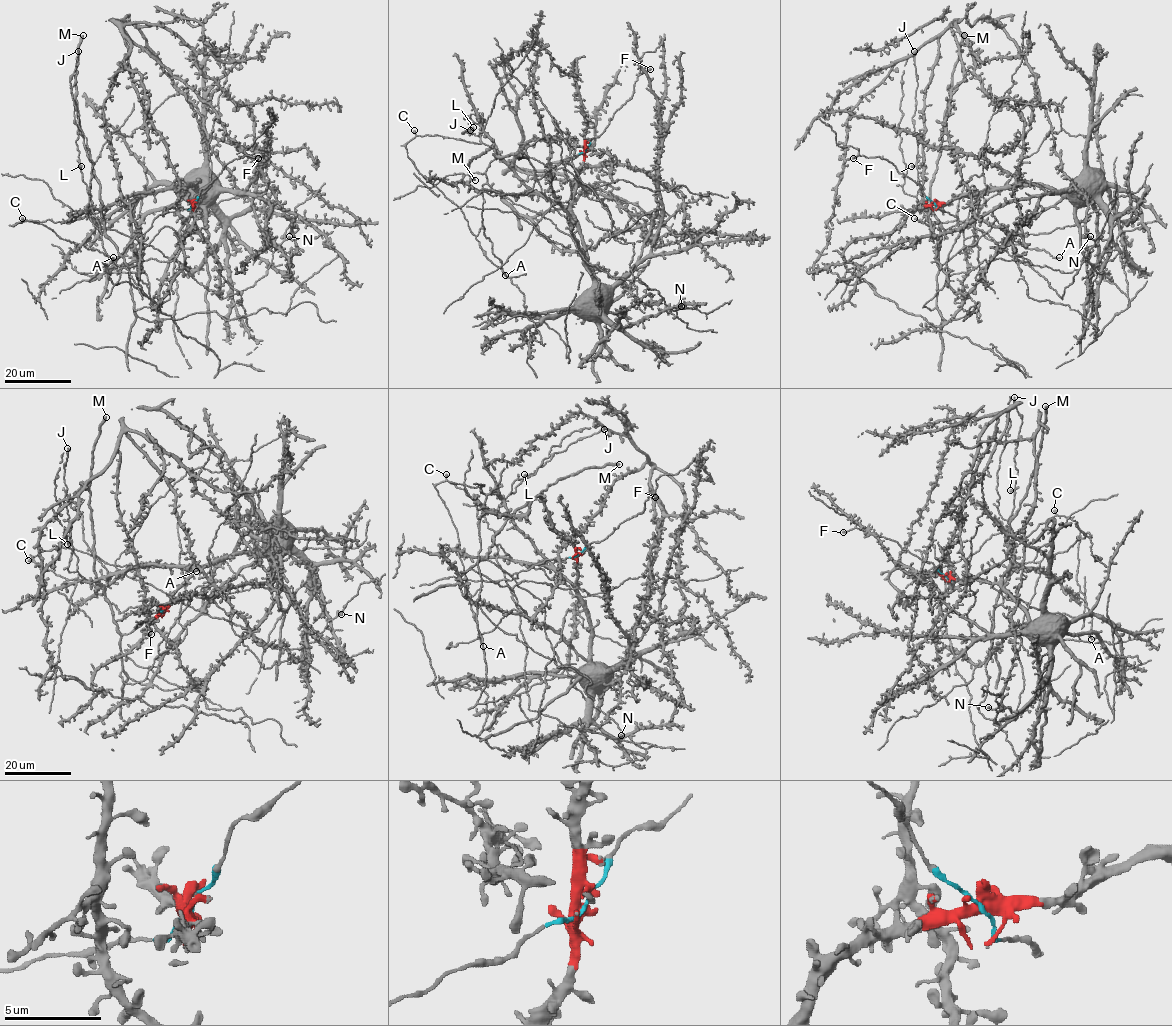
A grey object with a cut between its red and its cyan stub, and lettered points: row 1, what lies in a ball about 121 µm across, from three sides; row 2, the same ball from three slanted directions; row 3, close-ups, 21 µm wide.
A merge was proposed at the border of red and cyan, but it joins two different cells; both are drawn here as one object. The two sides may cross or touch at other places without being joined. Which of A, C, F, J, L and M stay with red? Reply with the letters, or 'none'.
none

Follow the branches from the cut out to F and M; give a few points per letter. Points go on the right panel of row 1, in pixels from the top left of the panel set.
F: (934, 203), (916, 182), (879, 156), (852, 158)
M: (934, 203), (953, 215), (964, 235), (964, 245), (940, 267), (930, 183), (964, 35)

